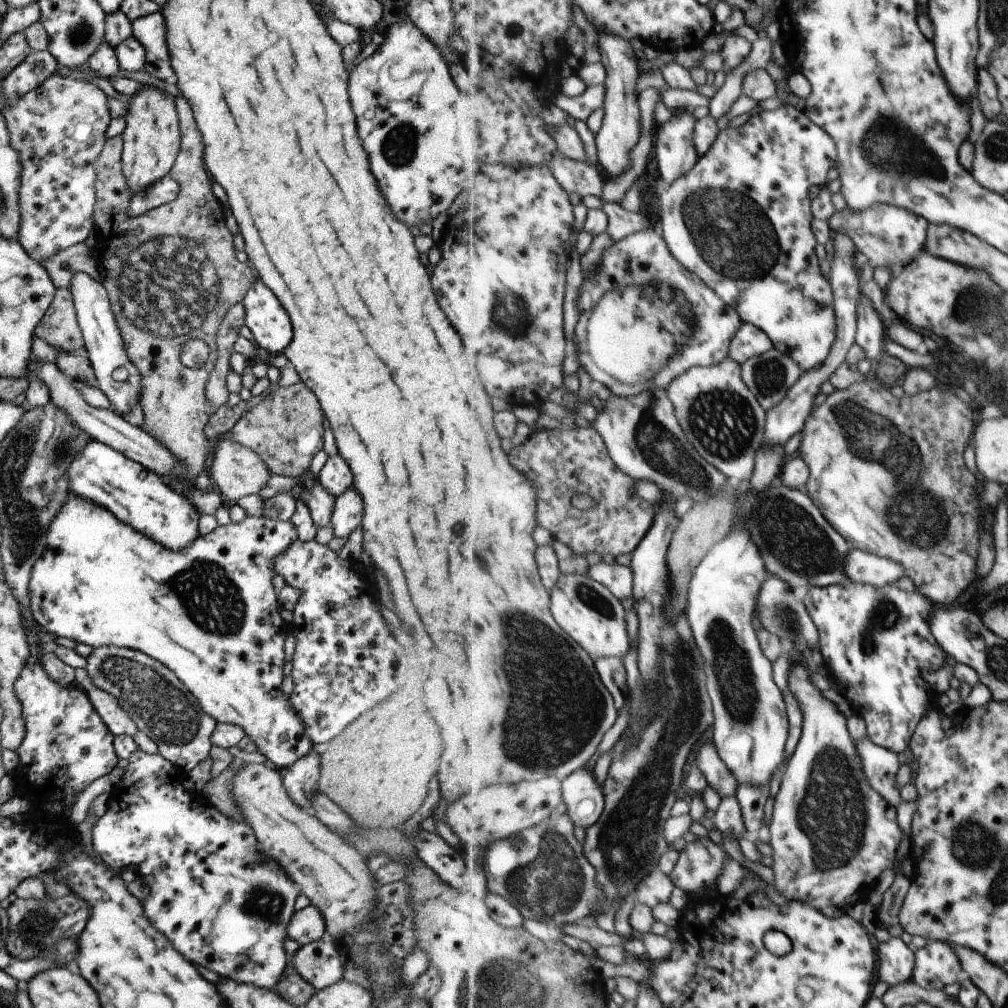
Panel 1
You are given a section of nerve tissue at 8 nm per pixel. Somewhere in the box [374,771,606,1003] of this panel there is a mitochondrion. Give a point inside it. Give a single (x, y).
(549, 882)

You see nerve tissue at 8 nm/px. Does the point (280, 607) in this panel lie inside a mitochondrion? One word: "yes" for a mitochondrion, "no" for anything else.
no

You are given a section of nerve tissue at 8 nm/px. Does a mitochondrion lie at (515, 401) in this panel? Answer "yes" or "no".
no

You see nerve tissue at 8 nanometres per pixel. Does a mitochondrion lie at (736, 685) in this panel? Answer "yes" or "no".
yes

